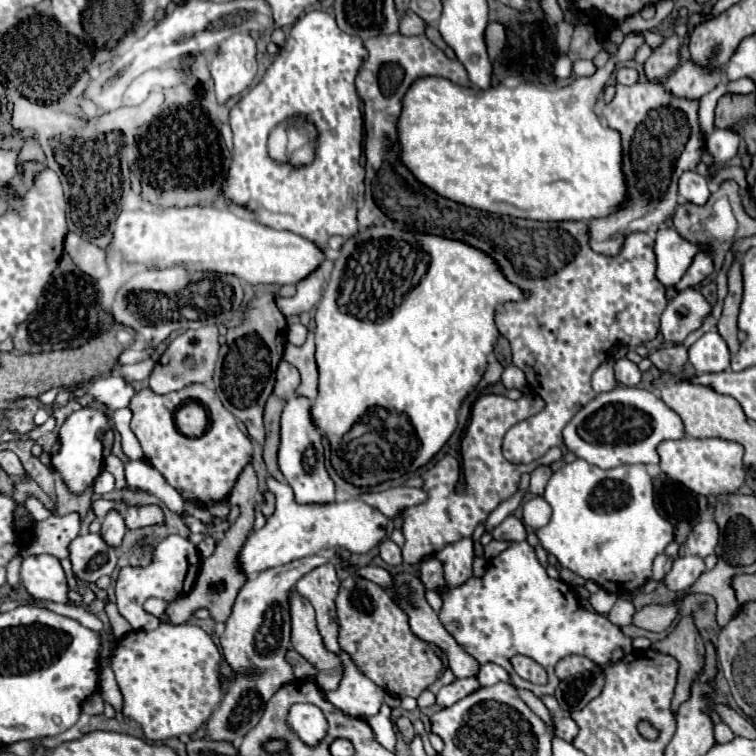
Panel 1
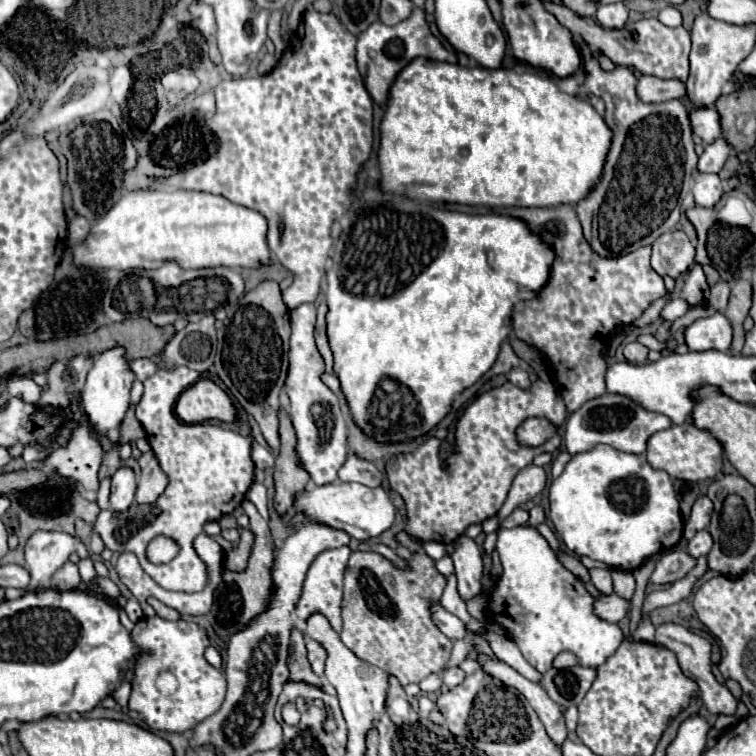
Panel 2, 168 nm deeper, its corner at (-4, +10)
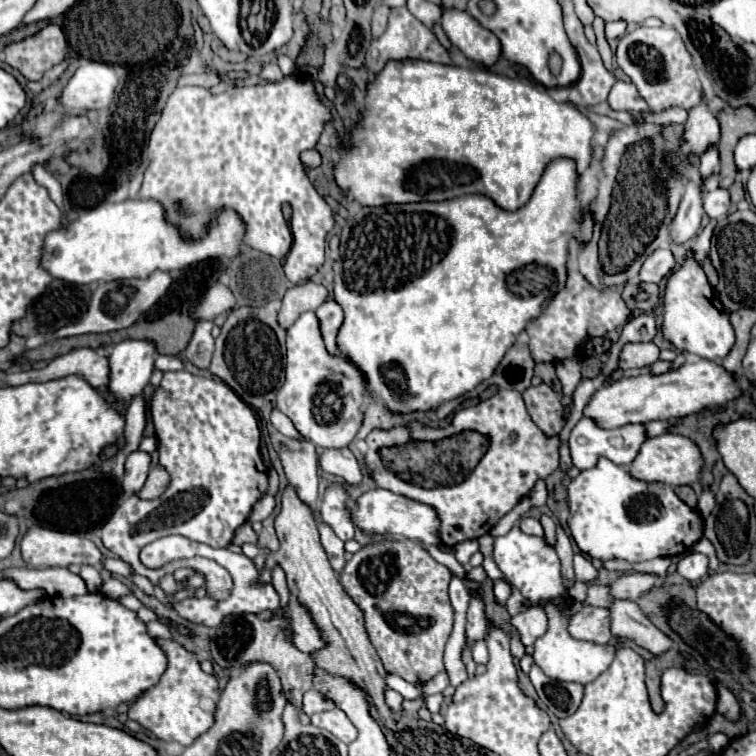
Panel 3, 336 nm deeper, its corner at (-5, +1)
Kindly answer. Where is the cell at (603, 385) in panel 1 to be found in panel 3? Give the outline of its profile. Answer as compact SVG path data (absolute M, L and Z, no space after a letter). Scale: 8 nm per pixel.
M708 359L688 361L678 371L668 371L662 375L638 375L638 377L622 377L594 391L590 401L584 407L584 417L590 417L602 429L614 429L628 423L646 423L646 421L666 421L674 417L684 417L688 413L696 413L704 407L722 405L734 397L738 397L742 389L738 389L738 381L722 367Z

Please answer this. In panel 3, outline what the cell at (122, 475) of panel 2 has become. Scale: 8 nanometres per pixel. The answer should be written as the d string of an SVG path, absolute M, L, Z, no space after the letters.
M134 451L126 459L126 475L122 479L122 489L124 491L140 491L150 469L150 453L146 451Z

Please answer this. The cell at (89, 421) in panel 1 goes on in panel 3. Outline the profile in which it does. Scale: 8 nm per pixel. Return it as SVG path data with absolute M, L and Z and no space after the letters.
M126 339L110 353L110 385L114 397L130 401L150 383L158 349L148 339Z

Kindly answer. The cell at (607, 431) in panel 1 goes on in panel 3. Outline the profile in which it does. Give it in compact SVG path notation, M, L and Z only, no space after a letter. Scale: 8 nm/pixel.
M582 417L576 427L570 433L570 453L572 453L572 461L574 465L584 471L584 469L592 469L592 465L600 459L606 457L616 465L630 465L634 461L634 457L640 451L640 445L646 441L646 433L644 433L644 425L624 425L618 429L600 429L592 419Z

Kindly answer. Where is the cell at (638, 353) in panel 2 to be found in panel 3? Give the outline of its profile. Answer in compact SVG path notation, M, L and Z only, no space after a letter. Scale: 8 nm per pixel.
M648 341L648 343L626 343L618 357L618 367L622 371L634 369L634 367L648 367L658 359L660 349Z

